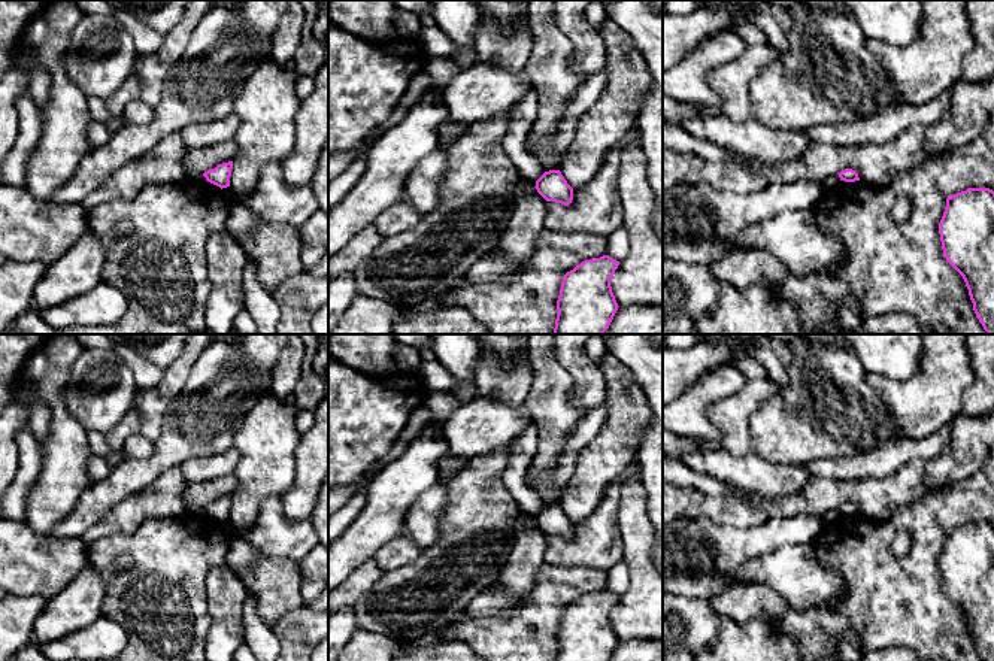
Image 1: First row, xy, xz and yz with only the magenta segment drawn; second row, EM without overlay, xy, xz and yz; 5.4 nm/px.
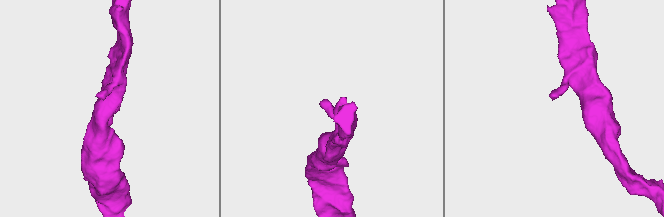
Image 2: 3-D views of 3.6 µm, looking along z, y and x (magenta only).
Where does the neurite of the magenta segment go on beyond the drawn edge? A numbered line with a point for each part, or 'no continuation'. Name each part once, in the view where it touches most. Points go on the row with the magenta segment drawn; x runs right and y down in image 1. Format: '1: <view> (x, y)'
no continuation

